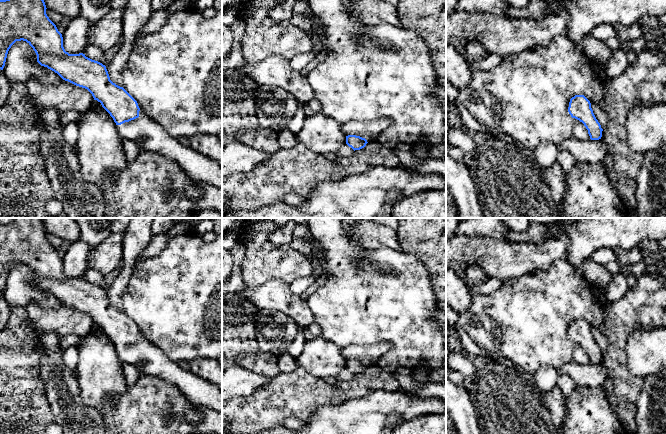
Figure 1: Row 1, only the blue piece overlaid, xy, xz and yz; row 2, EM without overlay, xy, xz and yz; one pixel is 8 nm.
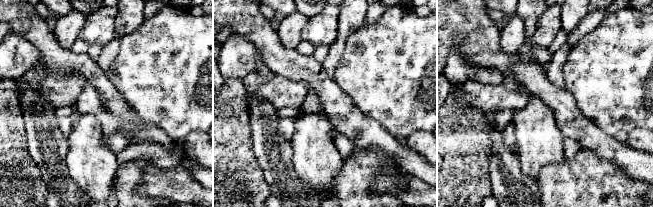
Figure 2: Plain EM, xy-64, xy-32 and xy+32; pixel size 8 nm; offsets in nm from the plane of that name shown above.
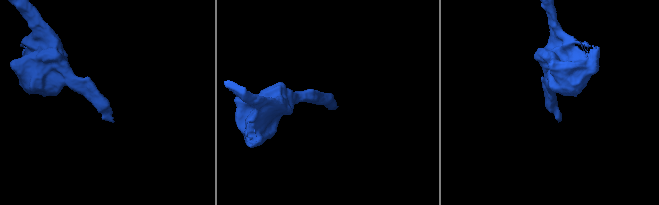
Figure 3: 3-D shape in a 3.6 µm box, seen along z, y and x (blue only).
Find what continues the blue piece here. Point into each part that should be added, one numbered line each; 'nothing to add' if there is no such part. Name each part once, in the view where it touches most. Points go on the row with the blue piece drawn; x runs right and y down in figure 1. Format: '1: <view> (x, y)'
1: xy (150, 136)

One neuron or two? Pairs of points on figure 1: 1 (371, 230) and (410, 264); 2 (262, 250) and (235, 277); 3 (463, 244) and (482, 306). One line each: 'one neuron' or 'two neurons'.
1: two neurons
2: two neurons
3: two neurons

